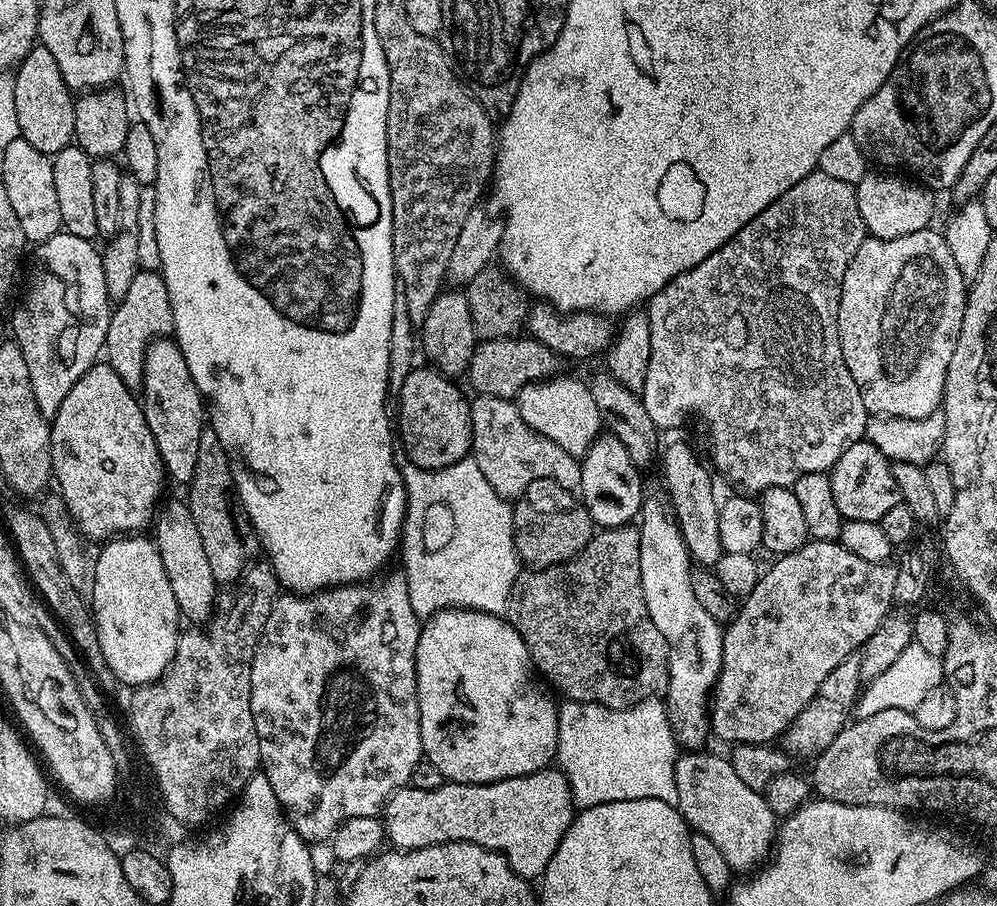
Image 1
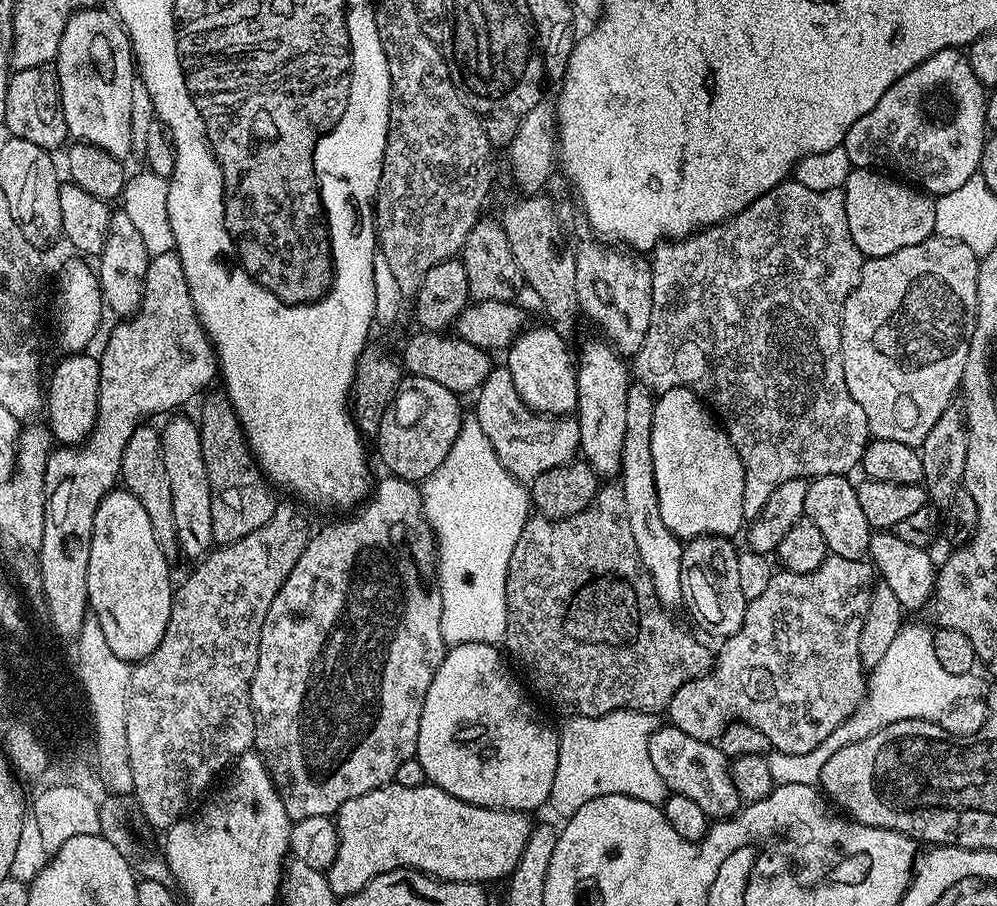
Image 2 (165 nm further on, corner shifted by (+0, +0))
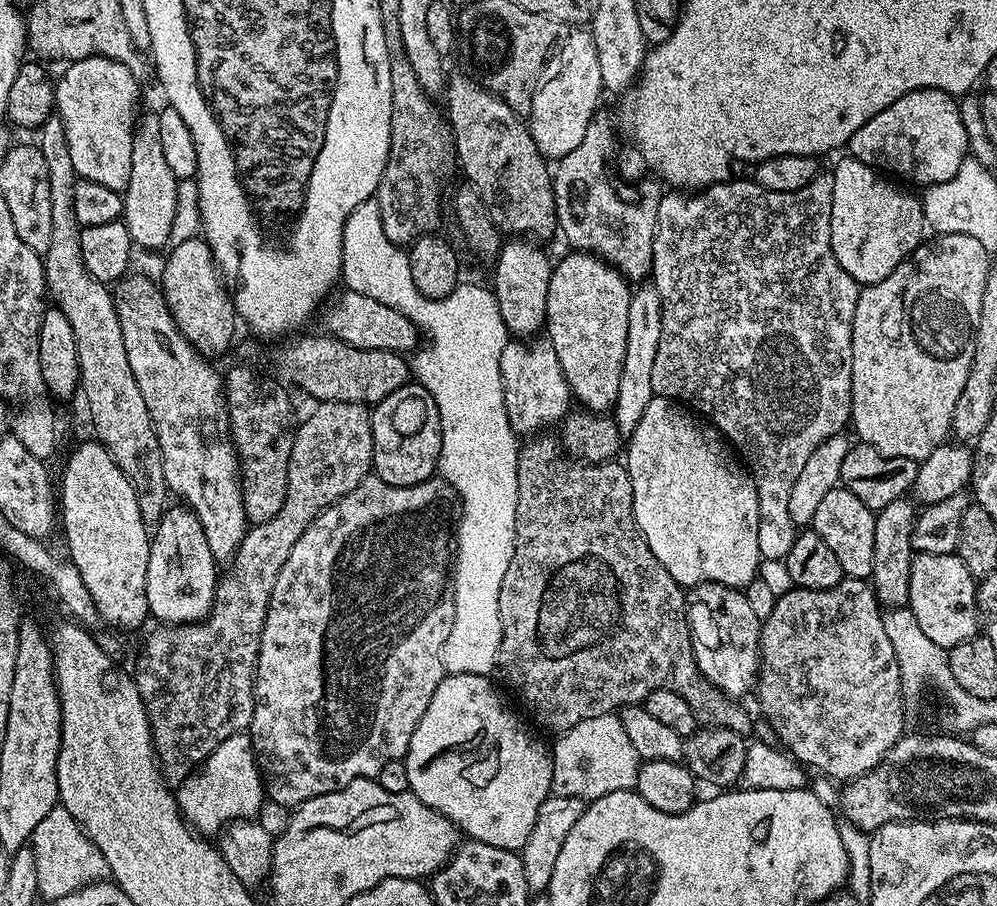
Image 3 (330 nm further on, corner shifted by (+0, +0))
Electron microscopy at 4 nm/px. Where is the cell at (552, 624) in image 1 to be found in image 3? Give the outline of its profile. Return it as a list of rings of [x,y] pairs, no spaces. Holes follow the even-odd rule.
[[[536,434],[519,445],[518,448],[518,506],[514,514],[514,554],[510,558],[510,566],[506,566],[506,578],[502,578],[500,591],[500,621],[502,622],[502,642],[496,655],[496,667],[499,675],[508,679],[508,684],[524,699],[532,716],[544,728],[553,728],[559,734],[578,726],[578,722],[586,722],[586,718],[598,718],[619,713],[621,708],[631,704],[643,705],[654,690],[674,690],[682,698],[686,698],[686,706],[696,715],[701,725],[709,728],[725,728],[734,730],[738,735],[747,737],[753,731],[754,719],[743,708],[739,699],[726,695],[718,686],[714,686],[700,673],[694,658],[692,639],[688,629],[688,613],[686,611],[686,592],[674,578],[654,558],[650,546],[644,541],[636,528],[634,518],[634,498],[630,486],[630,474],[623,463],[616,464],[615,459],[603,464],[589,464],[569,458],[562,451],[561,445],[548,434]]]

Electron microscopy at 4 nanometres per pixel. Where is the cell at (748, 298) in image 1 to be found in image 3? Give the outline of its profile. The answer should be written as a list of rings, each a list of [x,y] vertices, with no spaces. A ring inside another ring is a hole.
[[[831,174],[815,176],[809,184],[802,186],[802,190],[793,192],[771,192],[758,186],[755,179],[736,179],[711,184],[708,188],[701,188],[691,194],[672,190],[669,191],[669,196],[667,193],[660,197],[650,284],[656,289],[660,299],[662,338],[658,338],[658,354],[654,354],[650,386],[655,395],[666,396],[681,405],[691,406],[701,417],[711,421],[716,431],[735,449],[739,459],[751,472],[752,481],[758,490],[760,555],[763,559],[784,560],[786,554],[790,554],[790,546],[794,546],[798,535],[798,525],[790,518],[790,489],[794,487],[798,474],[802,474],[802,466],[810,462],[810,454],[814,454],[814,450],[818,450],[818,446],[822,446],[826,438],[841,435],[843,428],[840,427],[843,424],[845,427],[852,419],[852,323],[861,285],[850,278],[846,270],[842,270],[830,246],[830,206],[834,202],[834,178]]]

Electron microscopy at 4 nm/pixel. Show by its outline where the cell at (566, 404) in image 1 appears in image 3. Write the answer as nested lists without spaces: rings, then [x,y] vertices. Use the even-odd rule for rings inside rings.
[[[508,238],[503,241],[500,251],[496,253],[494,265],[496,273],[492,276],[490,291],[496,297],[502,322],[509,333],[528,338],[545,327],[546,294],[550,290],[550,274],[553,261],[539,248],[539,243],[528,238]]]

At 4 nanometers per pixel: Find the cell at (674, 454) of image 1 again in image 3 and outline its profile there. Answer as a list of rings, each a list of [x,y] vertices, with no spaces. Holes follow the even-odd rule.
[[[697,584],[686,596],[688,629],[698,670],[718,690],[733,698],[755,689],[760,671],[760,630],[762,622],[754,616],[745,593],[721,584]]]

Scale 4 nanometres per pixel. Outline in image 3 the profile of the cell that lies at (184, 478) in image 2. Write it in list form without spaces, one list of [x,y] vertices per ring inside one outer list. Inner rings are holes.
[[[187,506],[169,507],[154,525],[146,562],[146,602],[151,619],[161,625],[195,624],[203,620],[216,597],[218,561],[206,546],[202,522]]]

